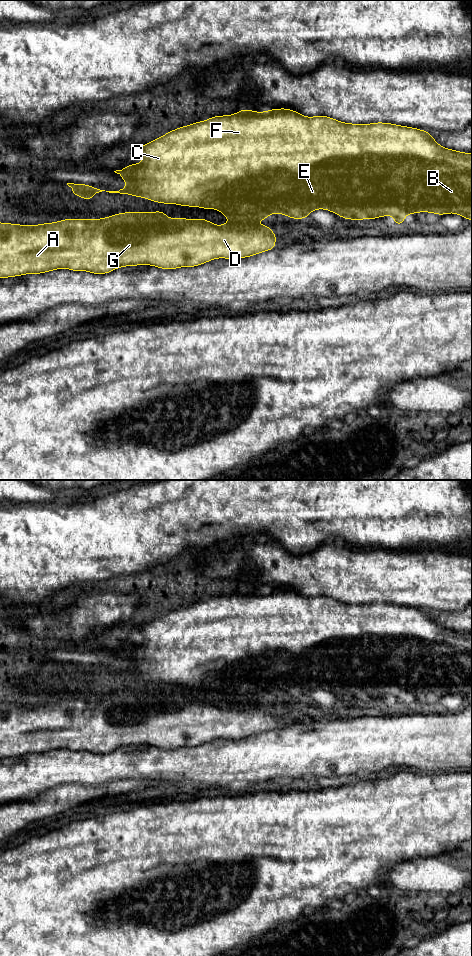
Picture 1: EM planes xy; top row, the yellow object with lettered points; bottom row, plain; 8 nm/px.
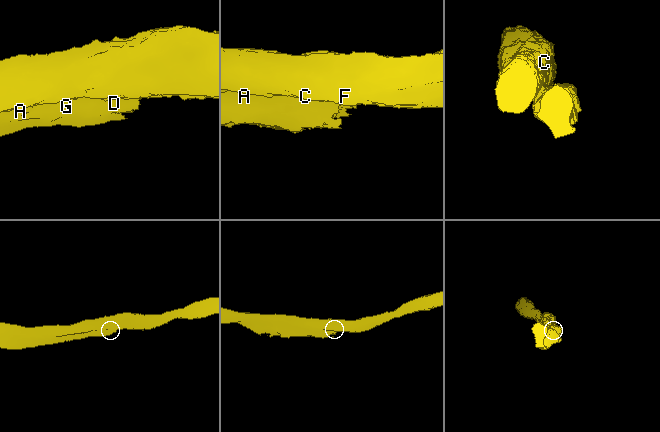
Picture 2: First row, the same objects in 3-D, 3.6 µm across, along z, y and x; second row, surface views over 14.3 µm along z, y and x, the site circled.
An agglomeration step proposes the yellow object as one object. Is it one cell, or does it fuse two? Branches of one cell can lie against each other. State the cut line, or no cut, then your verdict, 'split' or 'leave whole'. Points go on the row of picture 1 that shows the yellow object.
cut xy (251, 222), (230, 224); split

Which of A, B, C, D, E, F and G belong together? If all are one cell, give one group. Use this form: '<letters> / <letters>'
A D G / B C E F

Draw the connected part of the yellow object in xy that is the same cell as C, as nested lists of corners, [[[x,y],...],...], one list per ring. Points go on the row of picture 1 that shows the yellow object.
[[[286,108],[280,109],[271,109],[264,112],[255,112],[253,110],[242,109],[238,113],[232,115],[223,115],[223,116],[214,116],[205,121],[199,121],[188,126],[182,126],[175,130],[172,130],[165,135],[156,138],[152,142],[148,144],[142,145],[137,151],[143,156],[143,161],[138,164],[129,164],[128,167],[123,168],[121,170],[114,171],[115,173],[119,174],[121,178],[128,183],[126,187],[123,187],[119,191],[106,191],[109,193],[120,193],[120,194],[129,194],[135,197],[143,197],[150,201],[163,203],[163,204],[177,204],[180,206],[190,206],[192,208],[199,206],[202,209],[216,209],[219,212],[223,213],[226,218],[230,221],[230,224],[250,224],[252,222],[256,222],[261,219],[267,219],[267,217],[272,213],[284,214],[291,219],[306,219],[307,216],[316,209],[325,209],[331,211],[335,214],[338,214],[341,218],[350,219],[350,220],[365,220],[365,219],[376,219],[379,217],[384,217],[387,215],[391,215],[394,217],[394,224],[397,225],[404,225],[404,217],[407,214],[415,214],[418,212],[431,212],[437,215],[445,215],[448,213],[455,213],[457,215],[461,215],[462,217],[472,221],[472,153],[464,153],[452,149],[448,149],[445,147],[440,146],[433,138],[432,134],[428,133],[427,131],[412,128],[408,126],[401,126],[392,123],[370,123],[370,124],[352,124],[352,123],[344,123],[340,122],[336,119],[333,119],[328,116],[320,115],[314,117],[305,117],[302,114]]]

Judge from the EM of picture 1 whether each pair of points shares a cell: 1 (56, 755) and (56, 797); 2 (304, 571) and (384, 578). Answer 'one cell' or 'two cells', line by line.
1: two cells
2: one cell

